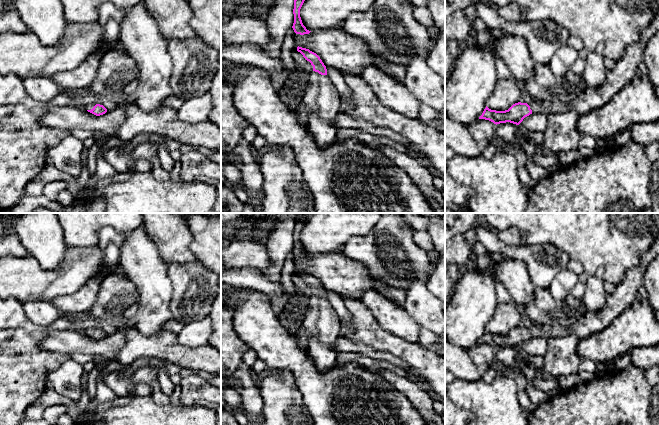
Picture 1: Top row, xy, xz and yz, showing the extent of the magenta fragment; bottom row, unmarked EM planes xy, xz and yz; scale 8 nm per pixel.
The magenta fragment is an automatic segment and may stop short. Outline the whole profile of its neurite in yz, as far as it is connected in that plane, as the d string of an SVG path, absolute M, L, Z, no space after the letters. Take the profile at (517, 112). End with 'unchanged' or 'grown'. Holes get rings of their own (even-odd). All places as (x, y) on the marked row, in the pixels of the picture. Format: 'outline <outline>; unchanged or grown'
outline M659 12L650 21L648 26L640 33L638 42L629 45L621 59L609 70L603 84L595 89L586 88L572 102L545 101L533 99L530 103L515 103L508 110L496 111L487 106L479 119L485 119L494 124L510 122L519 125L523 119L532 113L561 113L574 109L585 114L607 103L627 85L635 76L637 67L643 62L643 51L647 41L659 31Z; grown

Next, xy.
outline M90 103L87 106L85 106L84 109L96 116L103 115L107 112L107 109L103 105L96 103Z; grown

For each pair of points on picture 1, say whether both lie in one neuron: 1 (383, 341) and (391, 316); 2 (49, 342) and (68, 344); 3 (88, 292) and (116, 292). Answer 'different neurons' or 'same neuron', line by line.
1: different neurons
2: same neuron
3: different neurons

